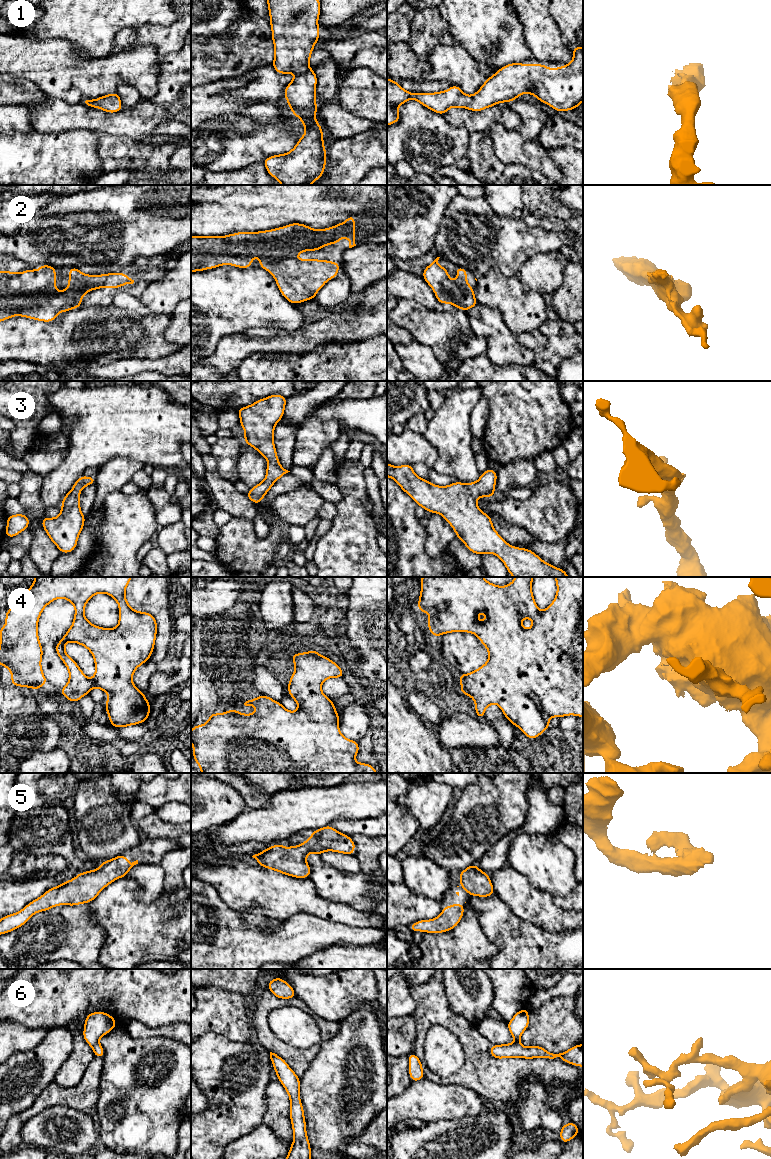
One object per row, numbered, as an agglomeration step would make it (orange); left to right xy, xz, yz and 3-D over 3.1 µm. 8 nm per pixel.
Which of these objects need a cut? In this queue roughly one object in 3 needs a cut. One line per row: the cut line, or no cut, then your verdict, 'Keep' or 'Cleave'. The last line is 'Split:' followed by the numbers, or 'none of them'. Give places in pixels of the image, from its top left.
1: No split. Keep
2: No split. Keep
3: No split. Keep
4: No split. Keep
5: No split. Keep
6: No split. Keep
Split: none of them

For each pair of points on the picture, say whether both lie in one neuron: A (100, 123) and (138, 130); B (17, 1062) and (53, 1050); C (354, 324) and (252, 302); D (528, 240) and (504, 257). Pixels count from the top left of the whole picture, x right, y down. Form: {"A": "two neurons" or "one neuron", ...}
{"A": "one neuron", "B": "one neuron", "C": "two neurons", "D": "one neuron"}

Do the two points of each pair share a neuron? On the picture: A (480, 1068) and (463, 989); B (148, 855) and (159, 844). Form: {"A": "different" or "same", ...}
{"A": "different", "B": "same"}

